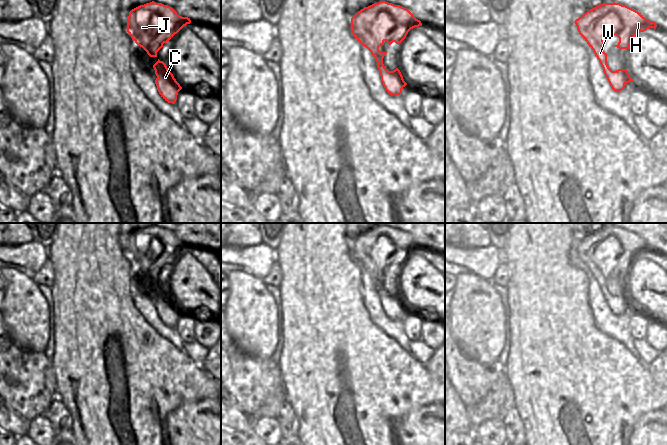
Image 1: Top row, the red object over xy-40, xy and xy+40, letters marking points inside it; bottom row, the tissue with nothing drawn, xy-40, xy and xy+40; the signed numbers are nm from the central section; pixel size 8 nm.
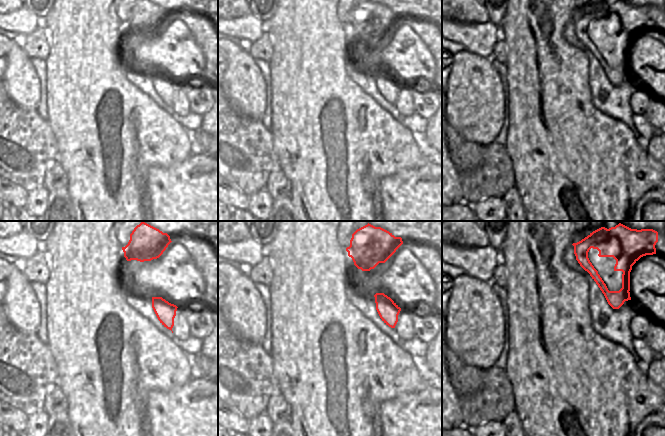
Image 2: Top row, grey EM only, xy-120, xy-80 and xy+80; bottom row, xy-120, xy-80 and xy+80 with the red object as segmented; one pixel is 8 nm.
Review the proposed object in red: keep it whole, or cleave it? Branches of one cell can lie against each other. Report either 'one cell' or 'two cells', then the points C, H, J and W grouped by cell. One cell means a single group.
one cell; C H J W

